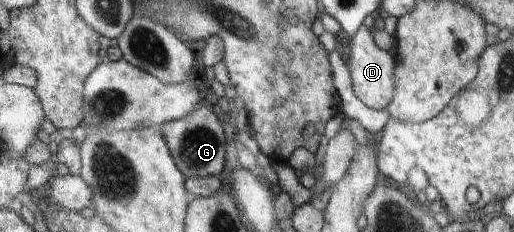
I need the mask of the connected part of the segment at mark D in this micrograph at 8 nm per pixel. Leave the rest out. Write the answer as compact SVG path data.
M361 25L355 36L349 42L349 47L346 49L348 56L348 66L351 71L351 80L355 96L359 98L369 108L375 110L383 110L388 108L394 98L394 68L396 63L395 58L386 50L381 50L374 41L371 30L365 25Z

